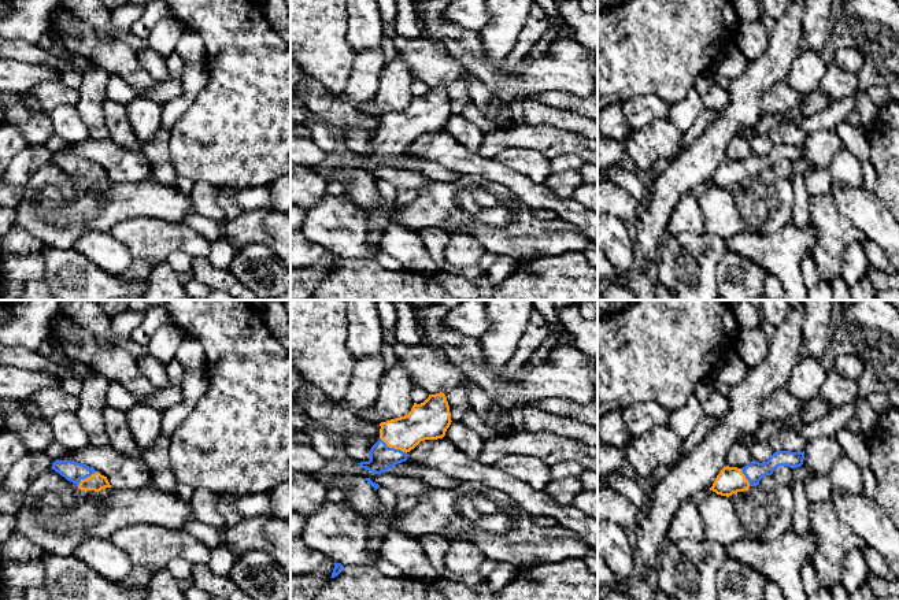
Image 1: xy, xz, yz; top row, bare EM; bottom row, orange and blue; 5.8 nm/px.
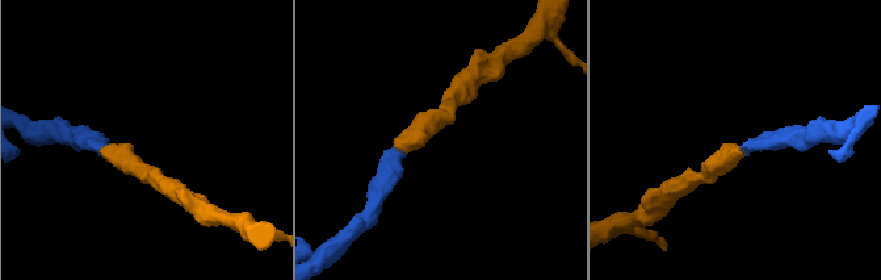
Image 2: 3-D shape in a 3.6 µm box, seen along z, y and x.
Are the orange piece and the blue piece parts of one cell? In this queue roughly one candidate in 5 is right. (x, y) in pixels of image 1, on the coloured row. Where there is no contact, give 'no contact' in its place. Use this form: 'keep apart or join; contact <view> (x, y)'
join; contact xz (393, 447)

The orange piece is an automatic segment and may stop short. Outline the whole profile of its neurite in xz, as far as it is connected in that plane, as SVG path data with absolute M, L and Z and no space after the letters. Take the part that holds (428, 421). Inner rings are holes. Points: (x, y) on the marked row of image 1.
M429 395L423 403L414 403L407 415L381 422L380 440L370 449L370 460L358 464L374 474L385 473L406 462L407 453L421 441L443 438L451 422L445 395Z

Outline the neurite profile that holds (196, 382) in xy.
M206 368L185 371L185 378L182 381L182 401L162 411L162 429L167 437L171 437L188 418L197 401L207 392L208 386L210 378Z

